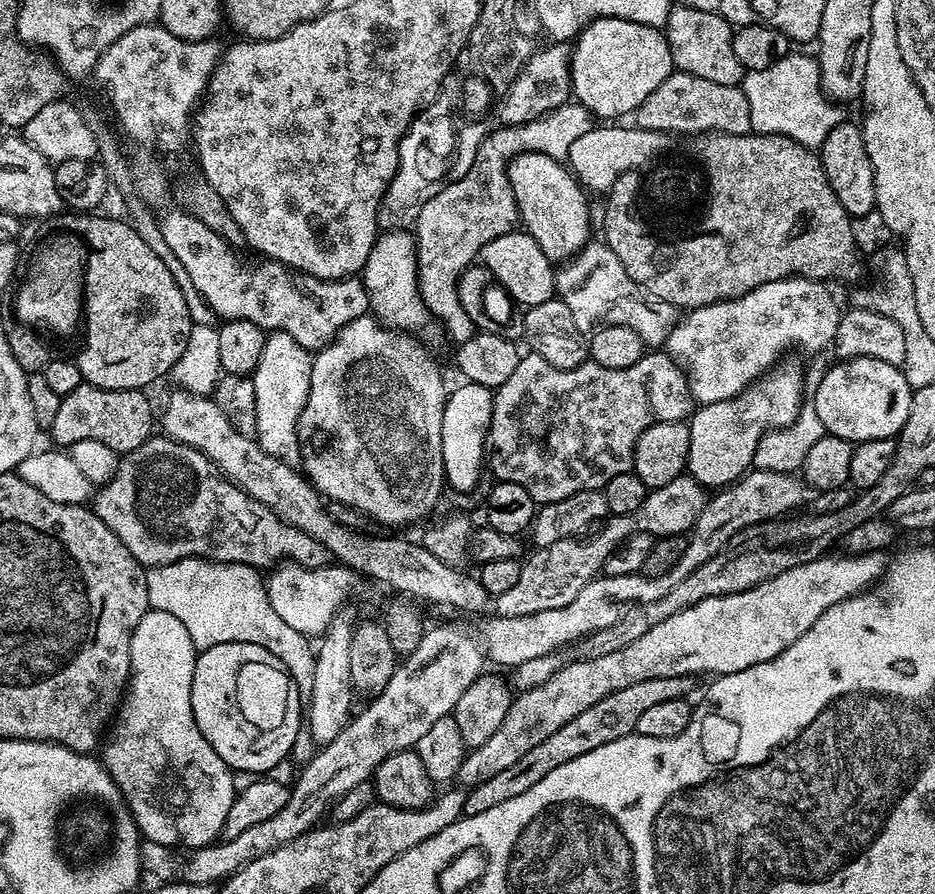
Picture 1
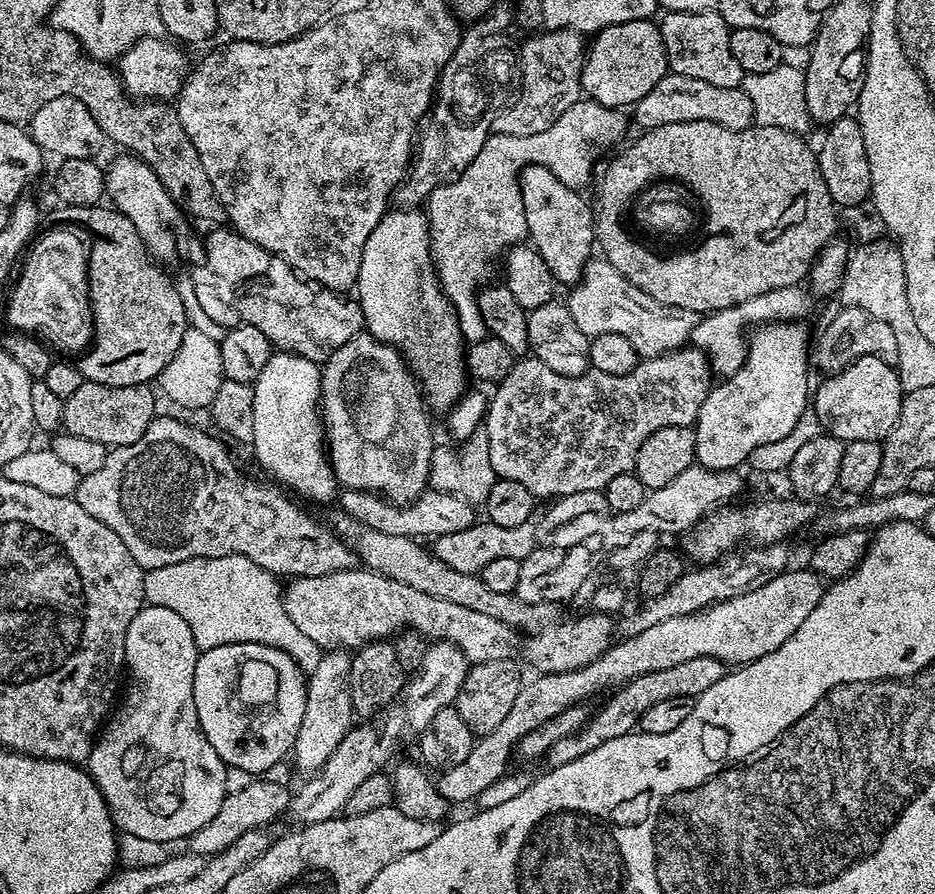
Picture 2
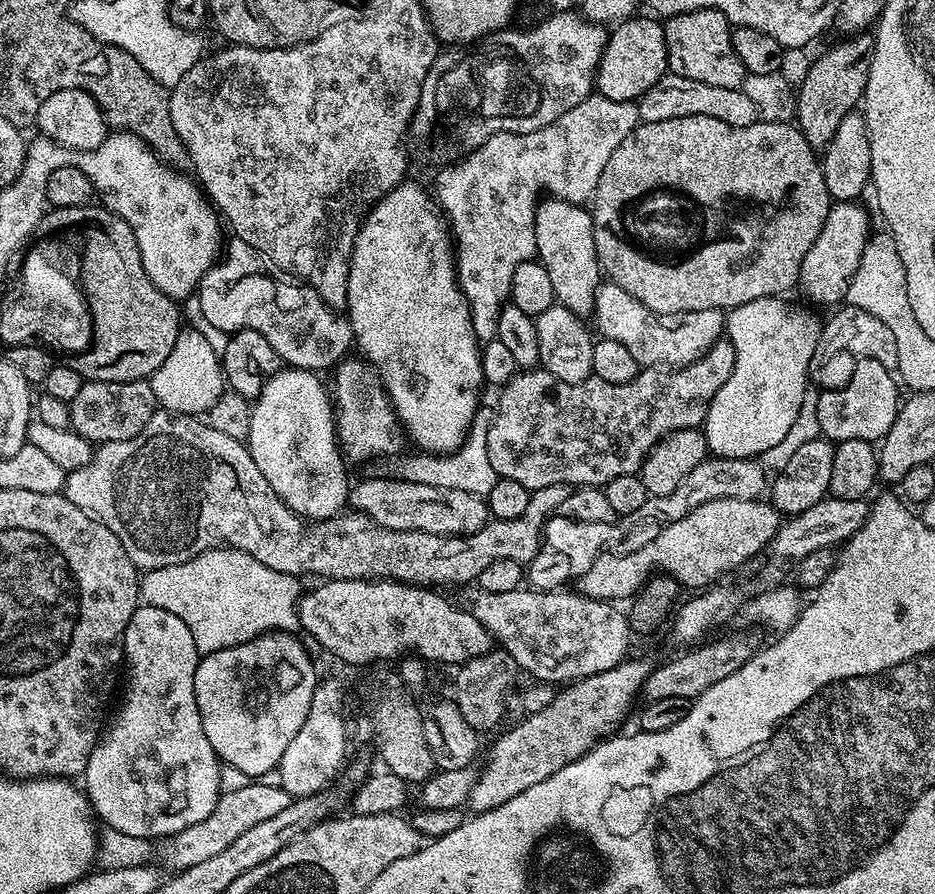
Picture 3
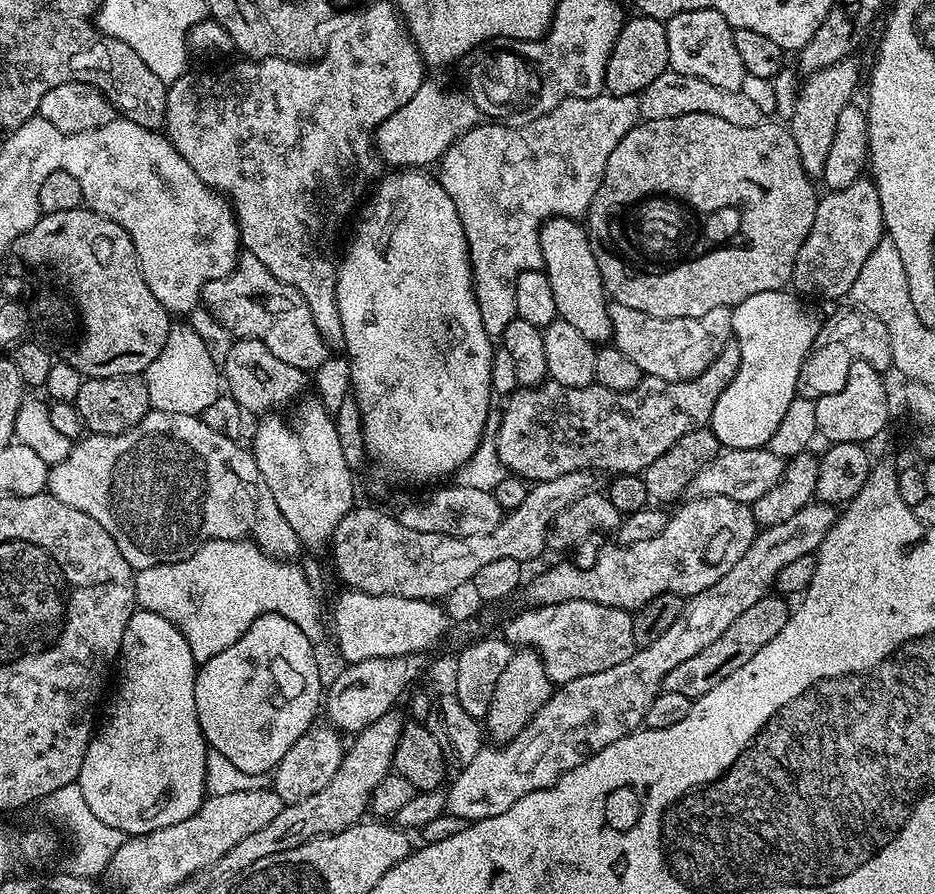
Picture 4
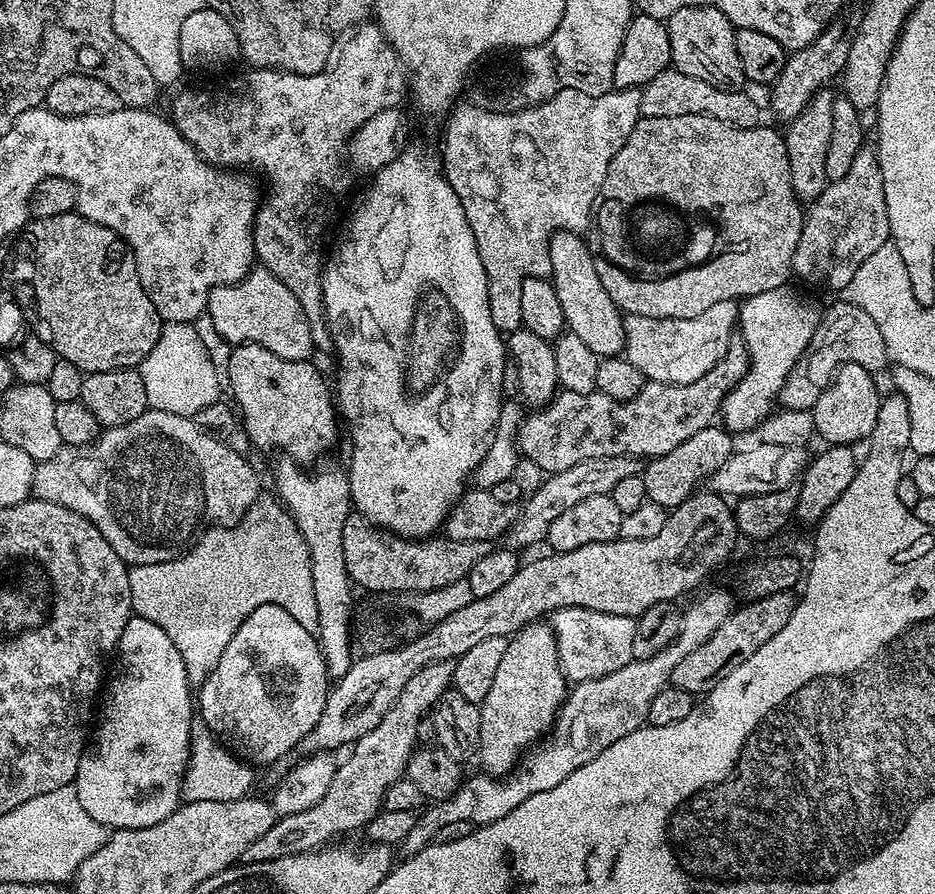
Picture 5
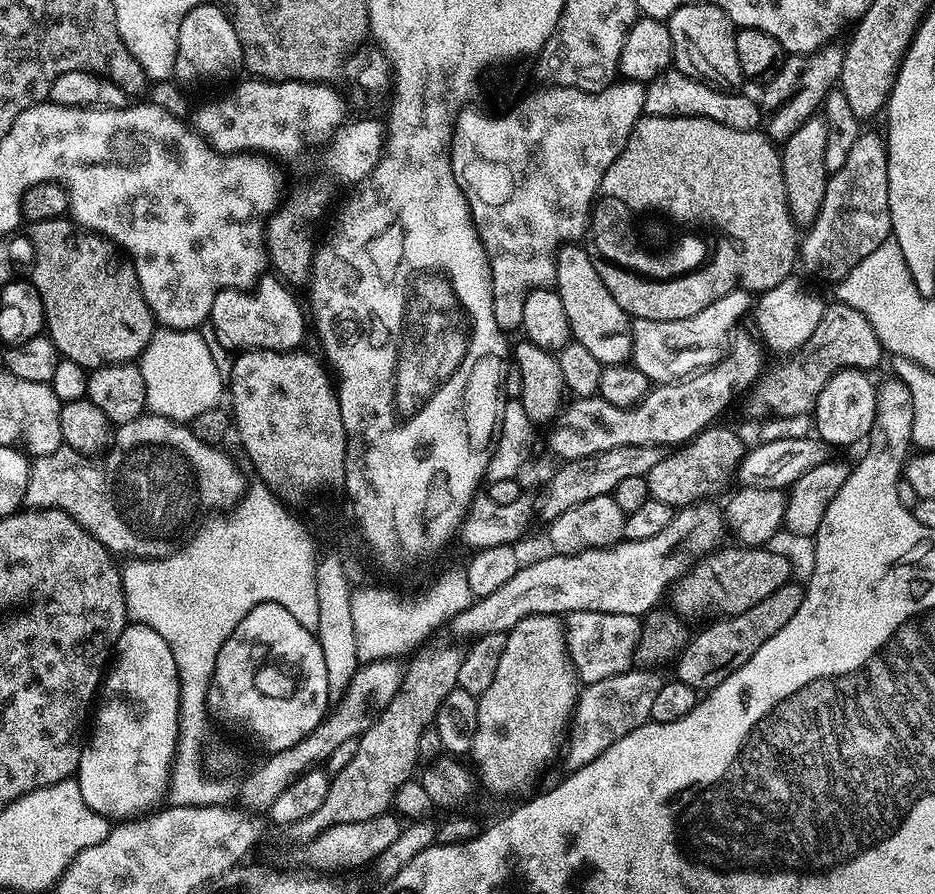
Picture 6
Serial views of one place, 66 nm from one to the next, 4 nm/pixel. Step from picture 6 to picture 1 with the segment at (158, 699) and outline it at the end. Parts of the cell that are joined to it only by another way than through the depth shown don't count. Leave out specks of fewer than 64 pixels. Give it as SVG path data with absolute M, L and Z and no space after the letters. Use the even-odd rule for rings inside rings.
M148 611L142 622L138 622L130 640L128 683L111 725L110 735L102 744L104 769L128 803L141 837L173 850L195 850L217 843L224 830L226 814L230 814L230 806L234 806L238 791L238 784L232 781L232 769L222 762L222 758L218 758L214 746L206 742L194 718L192 683L197 655L198 650L194 642L190 642L186 626L182 626L174 614Z

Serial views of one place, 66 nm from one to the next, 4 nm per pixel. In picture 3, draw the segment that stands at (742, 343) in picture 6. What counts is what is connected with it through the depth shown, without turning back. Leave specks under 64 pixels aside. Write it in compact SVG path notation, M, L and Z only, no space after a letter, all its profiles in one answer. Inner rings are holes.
M721 338L705 356L682 368L661 370L656 366L644 366L630 382L618 385L604 382L595 375L573 384L562 382L540 366L517 371L512 380L499 389L496 416L494 412L487 425L486 454L490 454L490 466L494 466L499 479L522 482L531 493L551 484L605 486L615 476L639 473L644 457L659 440L672 432L703 425L708 403L718 390L722 390L733 370L734 346L726 338Z

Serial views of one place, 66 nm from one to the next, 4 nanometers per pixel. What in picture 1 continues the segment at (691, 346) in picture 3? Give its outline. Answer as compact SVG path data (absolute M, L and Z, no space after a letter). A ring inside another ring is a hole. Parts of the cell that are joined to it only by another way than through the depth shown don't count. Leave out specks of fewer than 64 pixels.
M589 242L571 260L556 268L556 296L570 308L579 328L592 330L609 324L629 327L644 346L663 345L678 319L678 309L638 286L638 282L626 274L622 262L618 262L618 254L603 242Z

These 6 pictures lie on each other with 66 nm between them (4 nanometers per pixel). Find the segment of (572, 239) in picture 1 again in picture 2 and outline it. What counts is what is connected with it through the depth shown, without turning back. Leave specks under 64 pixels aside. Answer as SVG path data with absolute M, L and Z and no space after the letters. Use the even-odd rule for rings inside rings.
M531 164L520 172L520 193L528 227L527 239L531 247L546 262L557 285L571 286L580 281L584 268L594 256L596 218L591 203L583 200L577 189L554 178L546 166ZM593 248L593 252L592 252Z

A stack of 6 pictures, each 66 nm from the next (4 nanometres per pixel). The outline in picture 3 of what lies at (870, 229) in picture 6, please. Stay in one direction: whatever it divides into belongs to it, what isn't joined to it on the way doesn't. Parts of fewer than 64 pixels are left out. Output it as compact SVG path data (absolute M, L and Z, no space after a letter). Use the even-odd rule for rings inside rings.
M837 201L828 209L826 222L815 239L813 246L806 252L799 271L799 291L813 305L839 305L850 286L850 278L854 276L858 263L861 262L862 250L870 235L868 216L865 210L855 201Z

